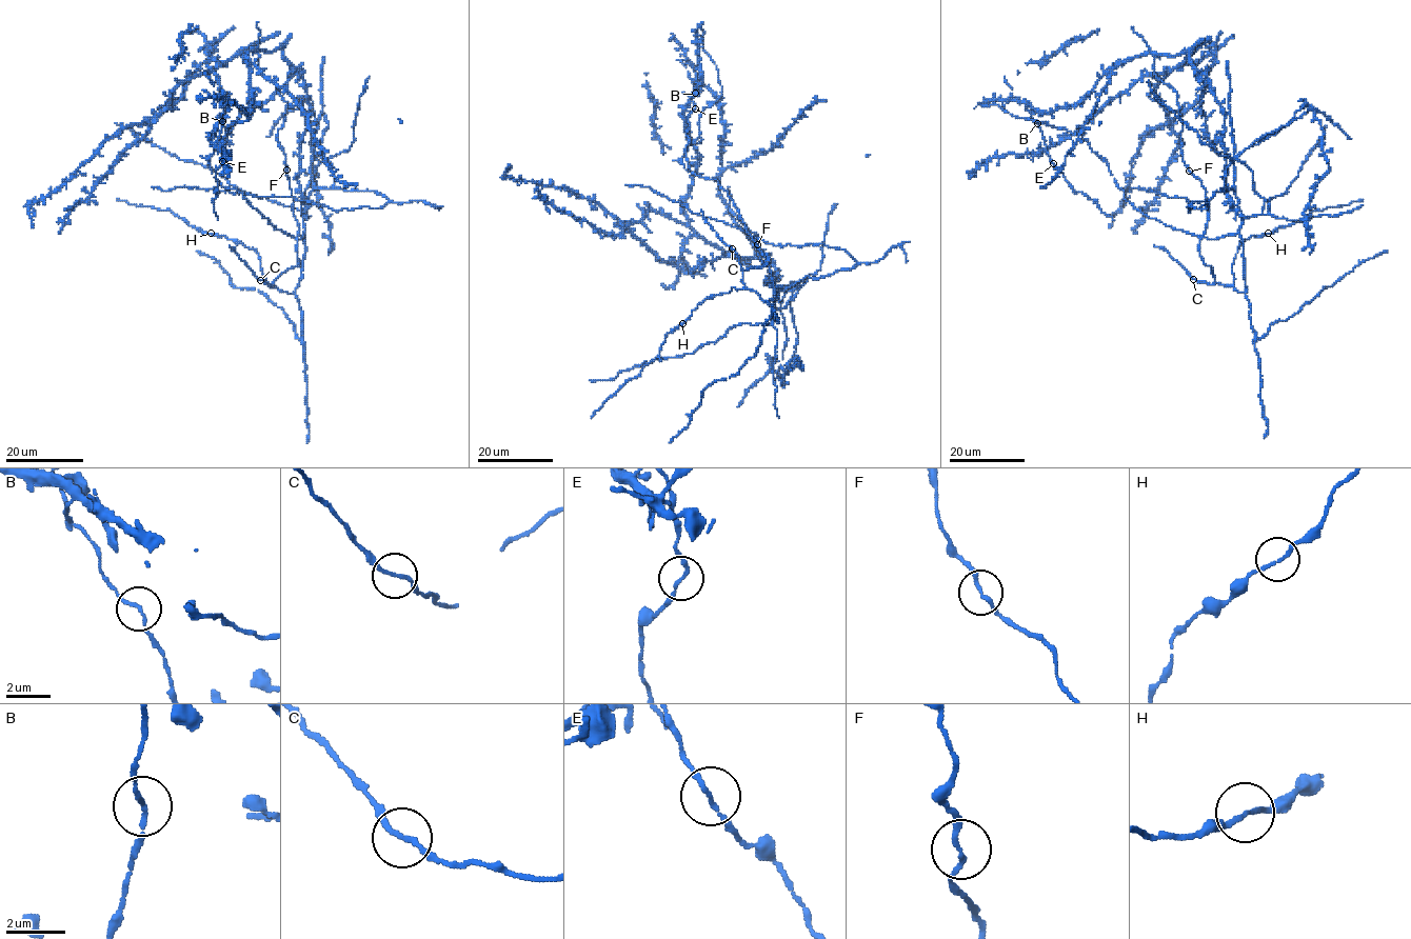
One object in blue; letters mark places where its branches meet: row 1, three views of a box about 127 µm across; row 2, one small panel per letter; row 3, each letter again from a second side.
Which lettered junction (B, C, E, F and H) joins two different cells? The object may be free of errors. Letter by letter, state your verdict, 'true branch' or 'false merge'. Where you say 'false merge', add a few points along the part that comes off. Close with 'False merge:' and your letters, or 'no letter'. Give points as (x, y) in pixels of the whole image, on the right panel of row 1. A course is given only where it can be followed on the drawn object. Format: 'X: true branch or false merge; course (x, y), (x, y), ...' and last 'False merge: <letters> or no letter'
B: true branch
C: true branch
E: true branch
F: true branch
H: true branch
False merge: no letter

